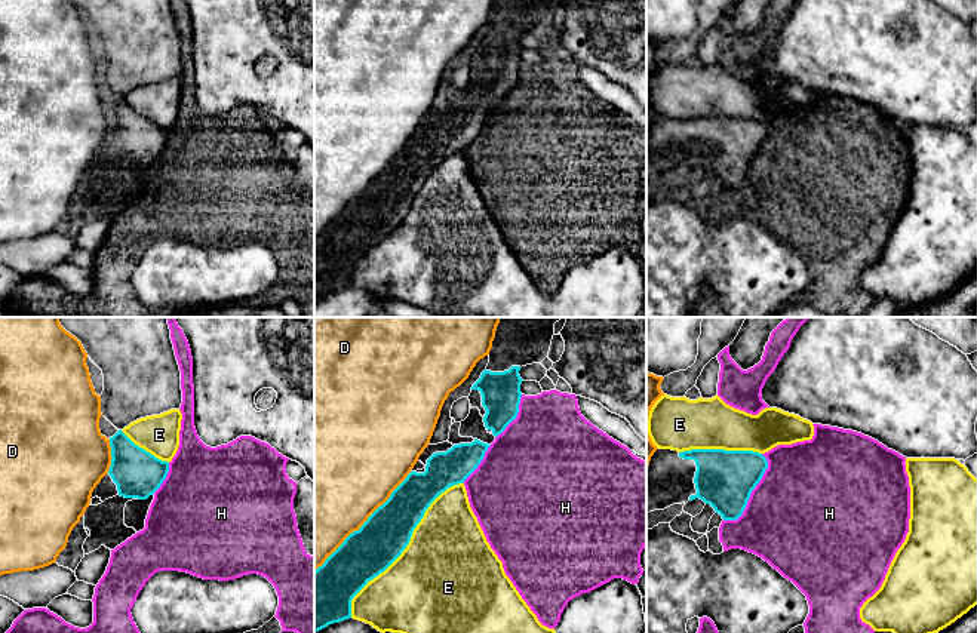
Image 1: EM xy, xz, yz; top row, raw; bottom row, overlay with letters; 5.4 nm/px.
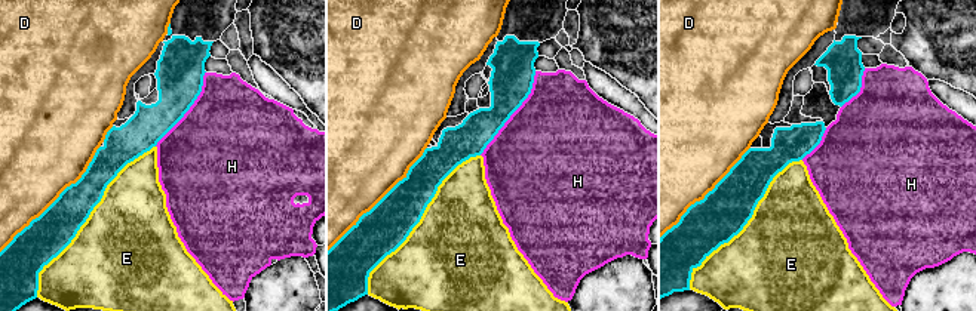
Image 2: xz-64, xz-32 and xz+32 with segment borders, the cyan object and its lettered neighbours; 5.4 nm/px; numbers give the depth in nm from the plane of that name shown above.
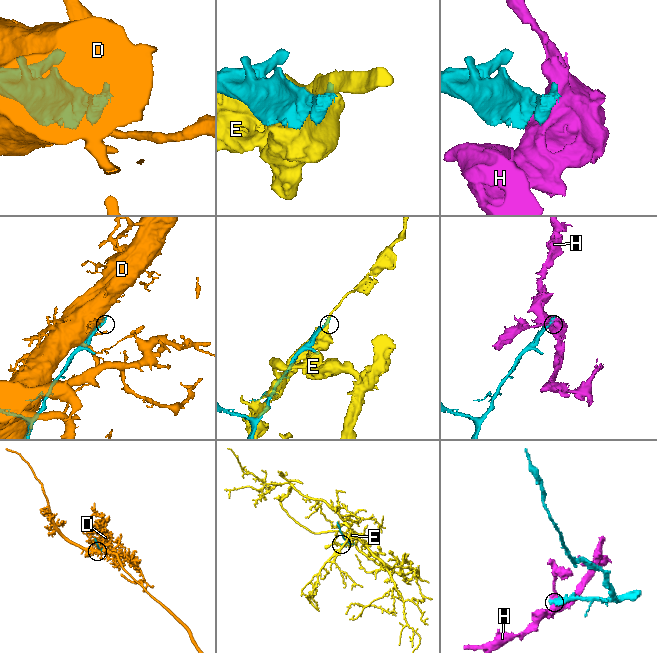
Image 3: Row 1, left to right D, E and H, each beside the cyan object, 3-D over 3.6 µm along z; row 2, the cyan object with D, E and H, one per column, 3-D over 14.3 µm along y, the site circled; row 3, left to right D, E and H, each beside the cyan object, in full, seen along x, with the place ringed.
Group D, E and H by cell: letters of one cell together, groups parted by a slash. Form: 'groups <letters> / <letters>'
groups D / E / H

